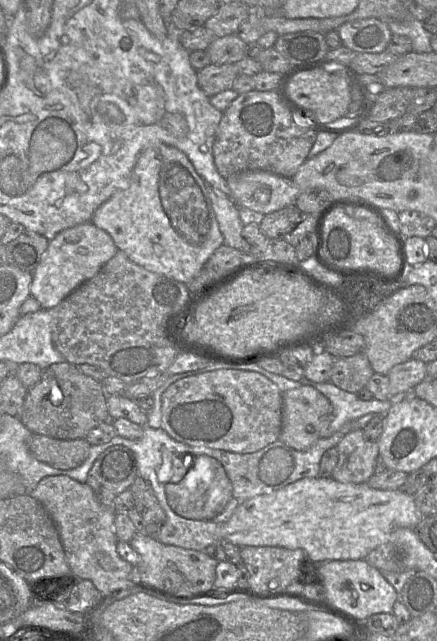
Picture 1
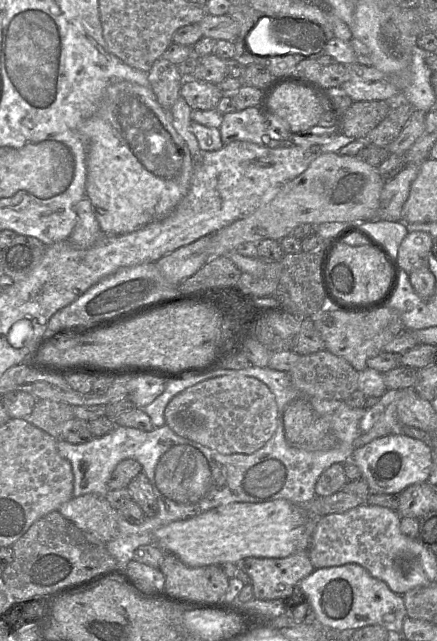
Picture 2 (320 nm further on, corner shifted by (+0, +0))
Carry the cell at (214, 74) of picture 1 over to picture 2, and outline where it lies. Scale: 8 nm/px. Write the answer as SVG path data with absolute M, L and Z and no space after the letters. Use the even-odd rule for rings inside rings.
M185 78L180 89L180 96L192 110L215 109L221 92L216 84Z

